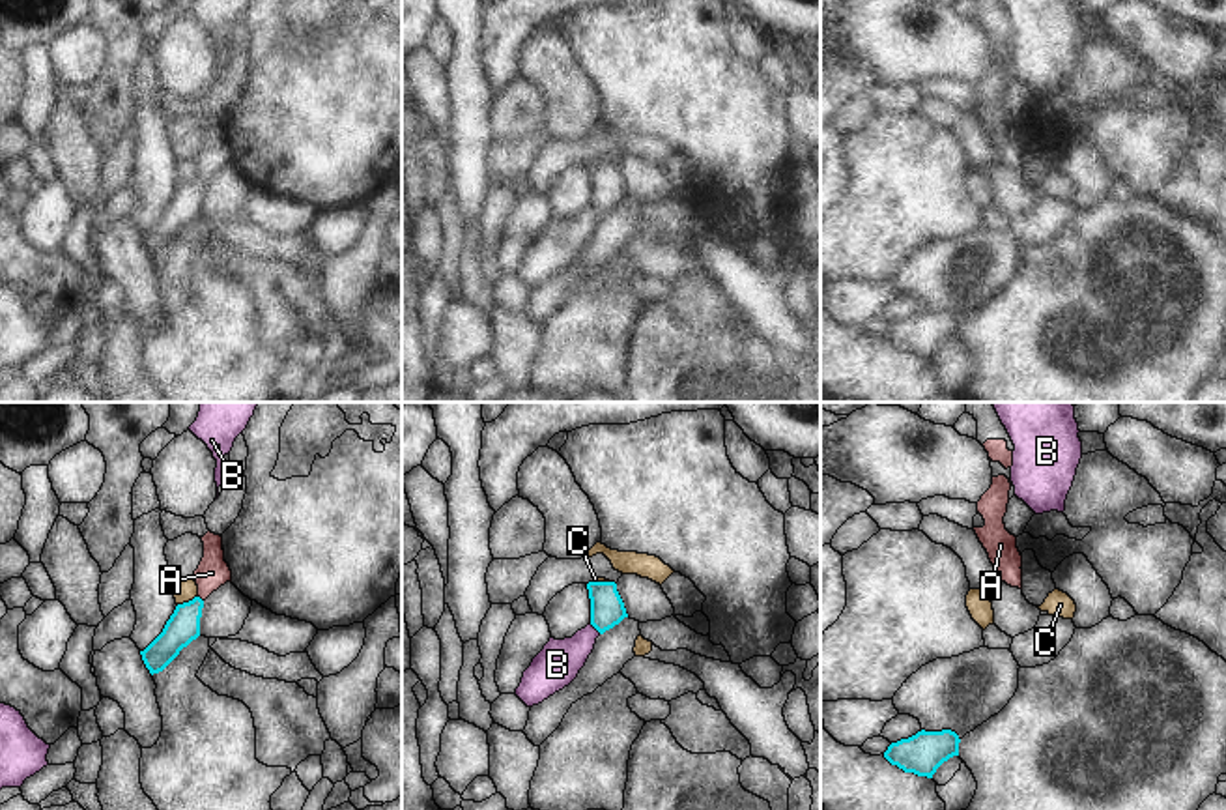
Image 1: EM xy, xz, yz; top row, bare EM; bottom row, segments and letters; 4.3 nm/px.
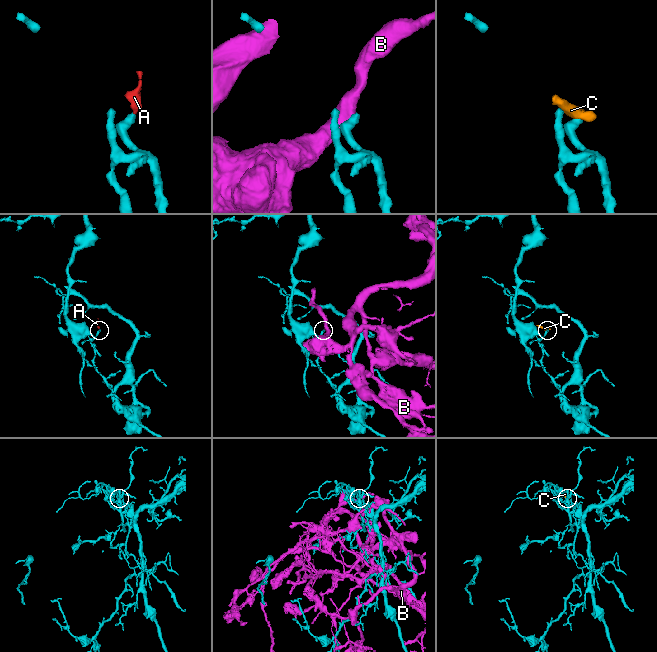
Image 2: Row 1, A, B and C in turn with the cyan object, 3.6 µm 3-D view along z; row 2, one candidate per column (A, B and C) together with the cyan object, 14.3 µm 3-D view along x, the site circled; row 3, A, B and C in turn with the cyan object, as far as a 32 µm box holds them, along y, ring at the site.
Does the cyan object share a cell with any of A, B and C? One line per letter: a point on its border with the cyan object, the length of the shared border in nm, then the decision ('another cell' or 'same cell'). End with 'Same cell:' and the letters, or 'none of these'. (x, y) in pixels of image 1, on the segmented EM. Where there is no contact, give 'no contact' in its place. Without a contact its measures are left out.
A: xy (200, 599) | 40 nm | same cell
B: xz (595, 627) | 70 nm | another cell
C: xy (189, 601) | 100 nm | another cell
Same cell: A

